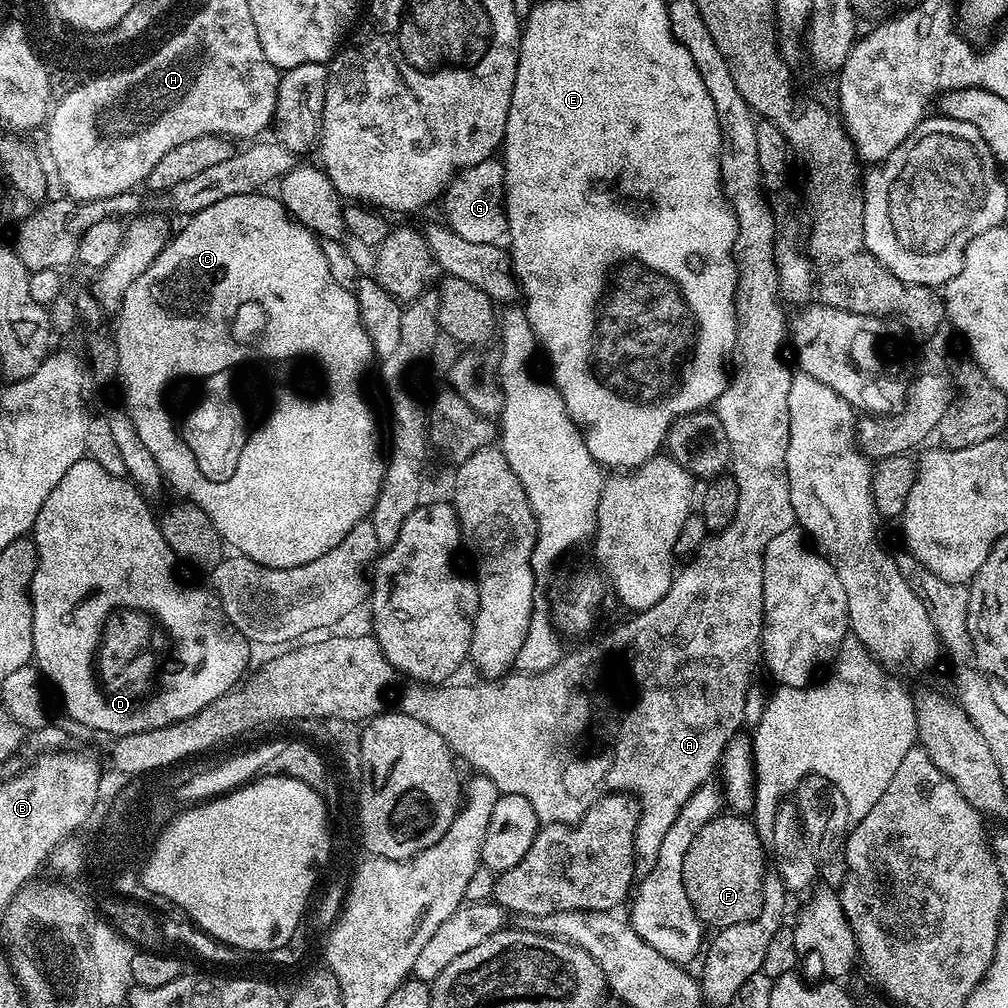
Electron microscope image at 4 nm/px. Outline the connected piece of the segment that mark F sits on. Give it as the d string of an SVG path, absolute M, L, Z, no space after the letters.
M719 814L698 831L682 862L682 883L704 926L719 930L750 922L762 910L764 855L753 821L744 814Z

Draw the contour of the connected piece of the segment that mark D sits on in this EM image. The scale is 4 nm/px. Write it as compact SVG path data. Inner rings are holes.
M85 458L74 462L74 466L66 470L62 482L58 482L58 486L50 490L50 498L46 498L46 502L42 502L42 510L38 510L34 529L36 569L30 595L32 597L32 629L34 630L32 655L35 667L40 669L43 679L51 687L52 684L56 687L56 692L60 695L60 700L64 703L64 708L74 723L81 724L82 727L89 728L92 732L105 732L108 738L146 730L158 730L162 726L182 722L182 718L190 718L198 714L198 710L210 706L210 702L232 691L237 687L241 677L249 671L250 641L234 627L230 618L226 618L215 591L203 592L200 588L191 588L176 577L176 567L178 567L176 555L170 550L157 517L154 512L152 516L148 504L149 501L141 496L140 489L131 480L110 474L102 470L98 462Z

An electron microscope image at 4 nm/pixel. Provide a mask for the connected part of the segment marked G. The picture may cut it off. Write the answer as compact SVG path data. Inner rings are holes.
M492 157L462 171L451 181L442 197L445 223L468 242L499 243L507 233L504 210L505 170L503 163Z

